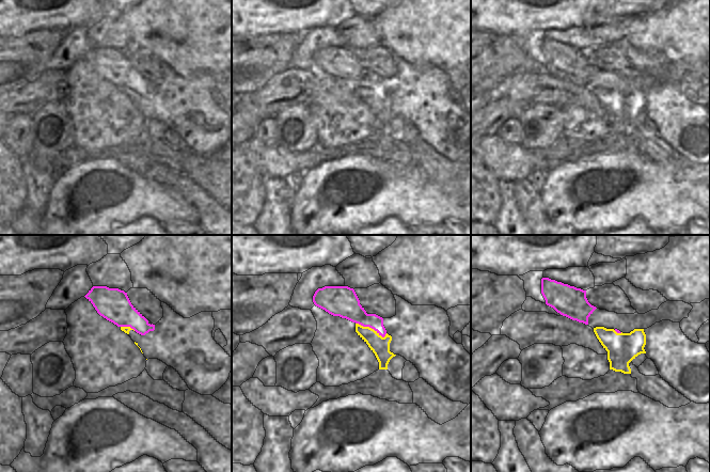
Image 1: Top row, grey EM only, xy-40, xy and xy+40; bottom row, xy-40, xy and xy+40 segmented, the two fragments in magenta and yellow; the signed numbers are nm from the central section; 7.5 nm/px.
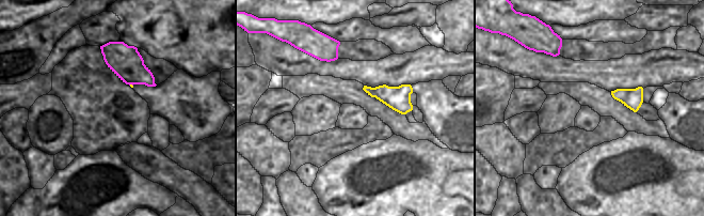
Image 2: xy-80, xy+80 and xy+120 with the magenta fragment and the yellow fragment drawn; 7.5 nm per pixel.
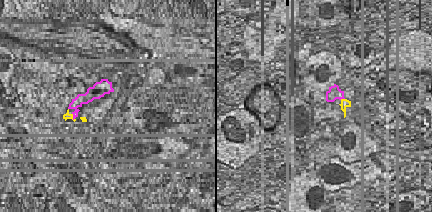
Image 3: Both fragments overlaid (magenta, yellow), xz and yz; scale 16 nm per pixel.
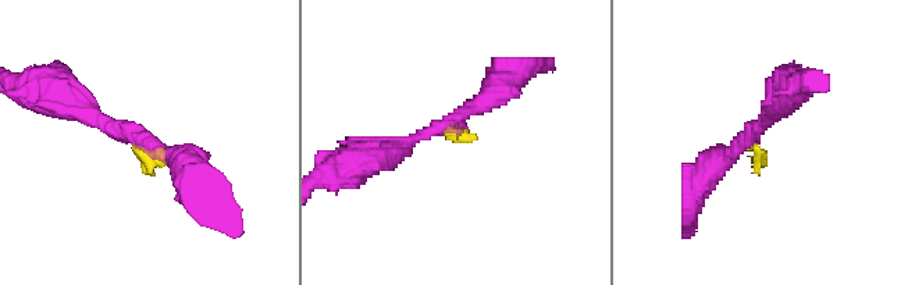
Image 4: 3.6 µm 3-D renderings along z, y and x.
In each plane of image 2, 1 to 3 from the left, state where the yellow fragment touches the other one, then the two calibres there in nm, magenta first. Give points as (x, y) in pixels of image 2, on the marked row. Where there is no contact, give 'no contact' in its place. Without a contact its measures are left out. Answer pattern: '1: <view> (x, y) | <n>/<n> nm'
1: xy-80 (131, 83) | 240/20 nm
2: no contact
3: no contact

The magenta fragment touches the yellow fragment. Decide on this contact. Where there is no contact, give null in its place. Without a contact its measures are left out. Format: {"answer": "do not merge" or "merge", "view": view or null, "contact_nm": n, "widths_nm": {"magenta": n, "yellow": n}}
{"answer": "do not merge", "view": "xy", "contact_nm": 260, "widths_nm": {"magenta": 190, "yellow": 140}}

